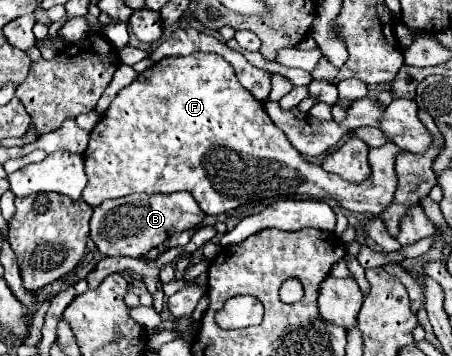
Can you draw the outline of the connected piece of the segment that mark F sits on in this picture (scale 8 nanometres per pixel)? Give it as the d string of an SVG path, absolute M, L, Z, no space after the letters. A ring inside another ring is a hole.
M193 52L191 56L175 56L155 62L115 96L105 116L91 130L89 148L83 154L85 174L89 178L83 190L83 200L95 208L107 198L121 198L133 192L171 194L187 190L207 214L217 216L253 200L307 196L335 200L347 212L375 216L393 200L397 186L393 160L397 152L399 148L389 142L373 148L369 152L369 180L361 184L345 182L341 176L329 174L321 166L303 160L303 156L289 144L285 132L265 116L263 104L245 92L227 60L217 54Z

